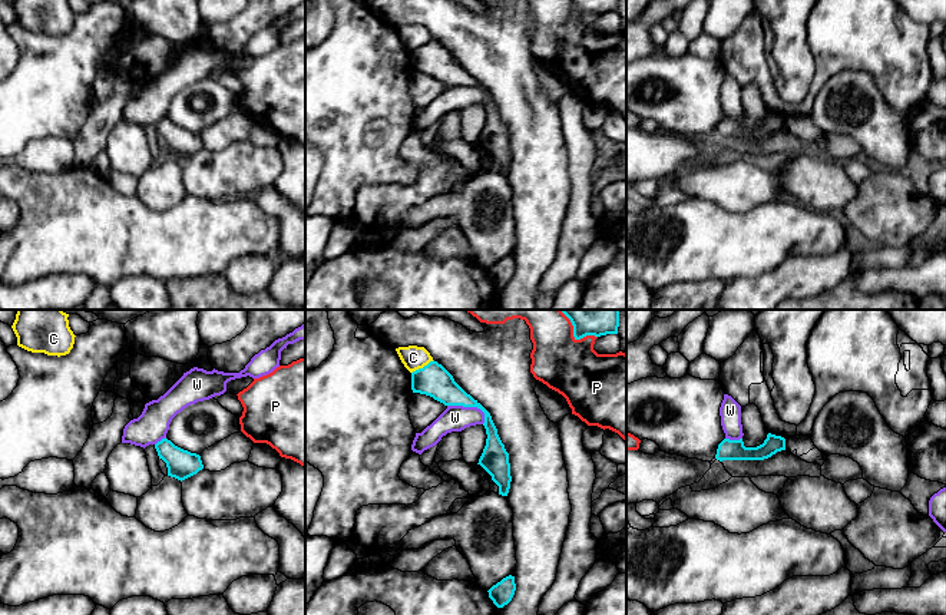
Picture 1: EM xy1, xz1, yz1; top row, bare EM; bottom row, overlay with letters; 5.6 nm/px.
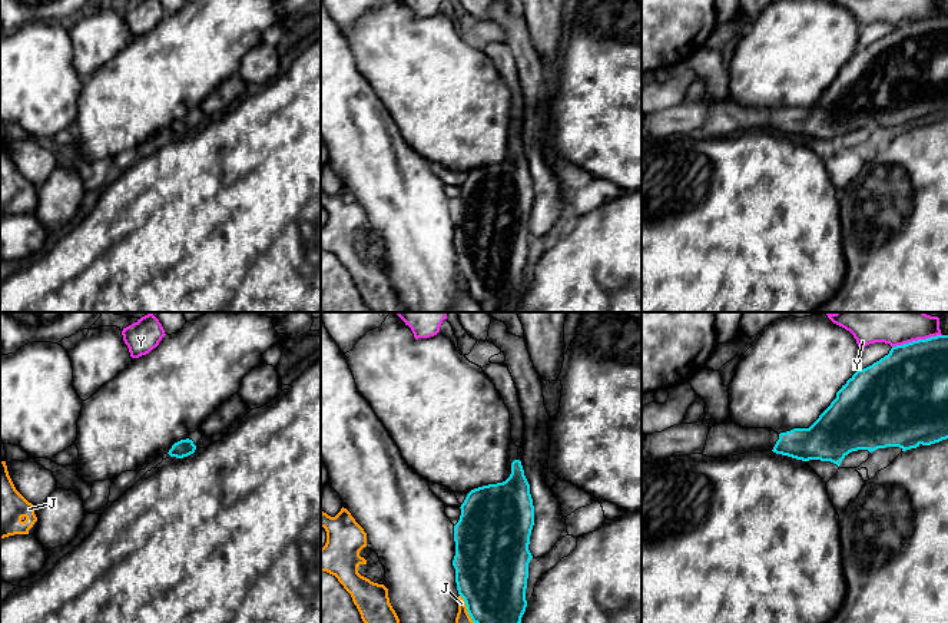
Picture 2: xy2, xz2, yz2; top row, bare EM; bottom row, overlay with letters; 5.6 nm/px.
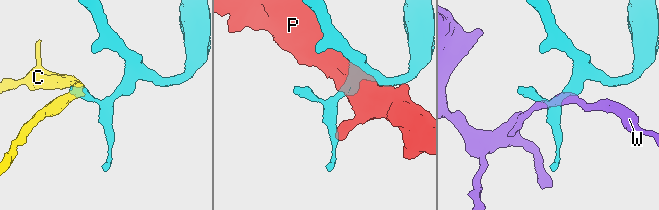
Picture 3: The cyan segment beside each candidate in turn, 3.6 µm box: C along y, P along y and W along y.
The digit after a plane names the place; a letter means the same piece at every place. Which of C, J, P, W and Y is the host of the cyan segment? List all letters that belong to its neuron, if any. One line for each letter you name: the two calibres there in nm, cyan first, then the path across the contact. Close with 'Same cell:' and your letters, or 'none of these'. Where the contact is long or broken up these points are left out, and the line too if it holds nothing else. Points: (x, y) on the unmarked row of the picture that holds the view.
Same cell: none of these

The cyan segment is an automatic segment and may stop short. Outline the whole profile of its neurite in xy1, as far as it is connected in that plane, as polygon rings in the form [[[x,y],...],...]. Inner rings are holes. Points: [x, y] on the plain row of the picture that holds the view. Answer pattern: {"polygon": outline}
{"polygon": [[[166,116],[155,123],[159,138],[166,142],[168,155],[185,159],[204,148],[201,135],[175,125]]]}

